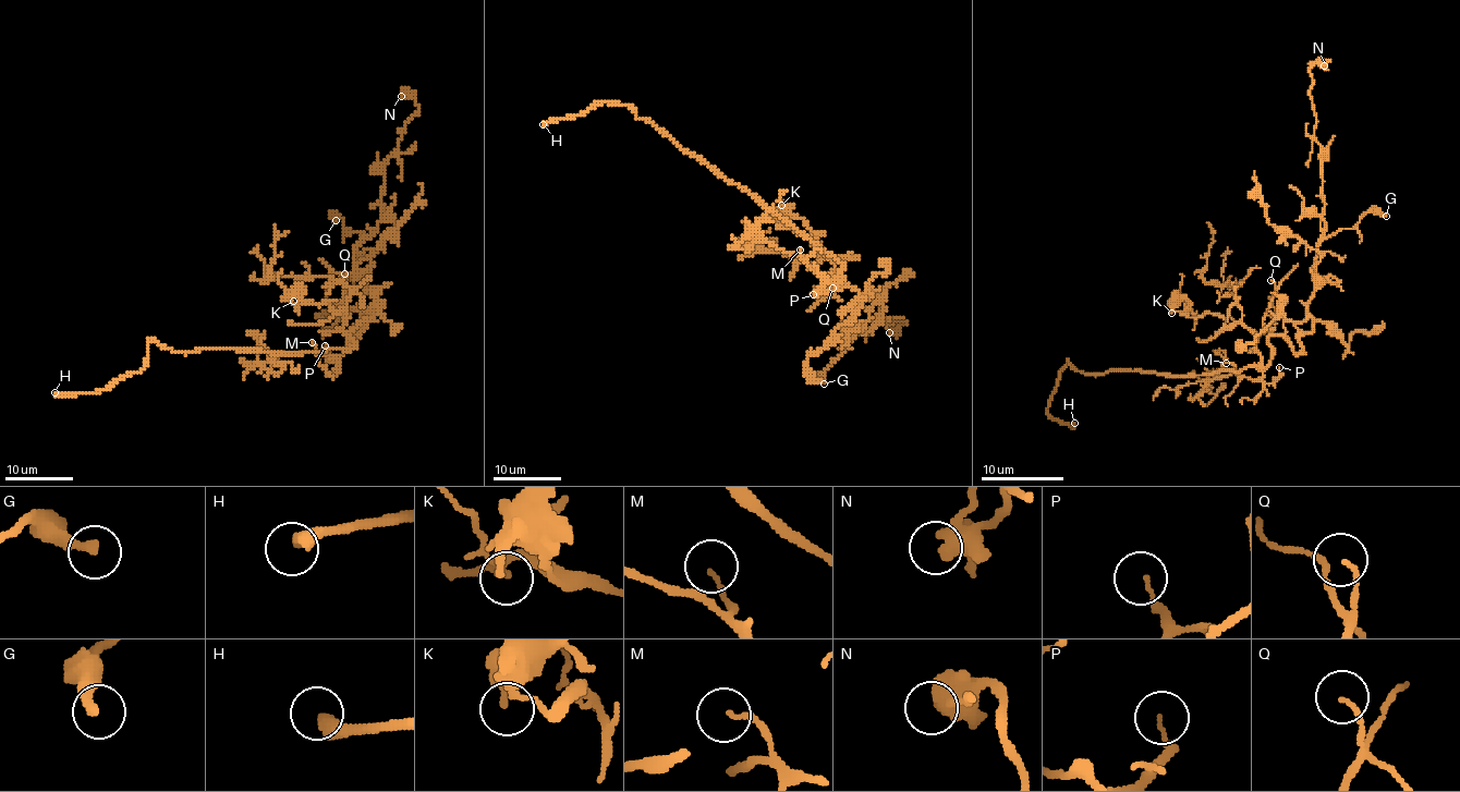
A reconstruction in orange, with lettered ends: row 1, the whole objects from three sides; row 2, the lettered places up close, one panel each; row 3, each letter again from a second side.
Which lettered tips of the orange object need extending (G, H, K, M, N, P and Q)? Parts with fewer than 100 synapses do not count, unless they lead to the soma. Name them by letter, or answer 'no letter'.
H

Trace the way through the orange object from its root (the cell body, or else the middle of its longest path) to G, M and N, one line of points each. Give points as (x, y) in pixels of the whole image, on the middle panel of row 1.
G: (842, 269), (836, 288), (858, 296), (842, 312), (854, 320), (841, 325), (854, 337), (824, 384)
M: (842, 269), (834, 281), (825, 279), (803, 262), (800, 250)
N: (842, 269), (836, 288), (858, 296), (842, 312), (854, 320), (841, 325), (872, 332), (905, 321), (889, 332)

